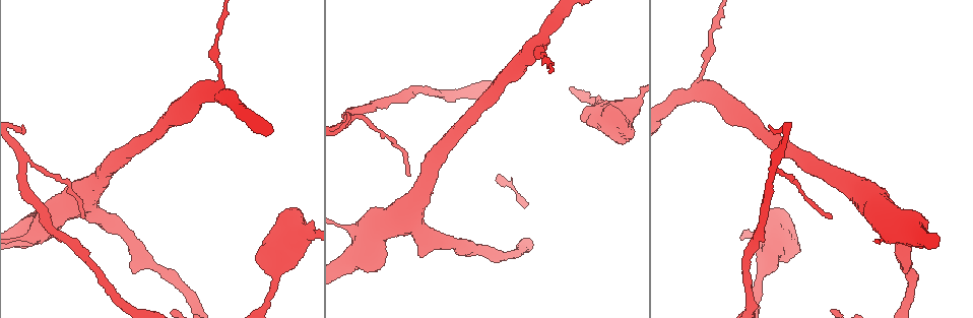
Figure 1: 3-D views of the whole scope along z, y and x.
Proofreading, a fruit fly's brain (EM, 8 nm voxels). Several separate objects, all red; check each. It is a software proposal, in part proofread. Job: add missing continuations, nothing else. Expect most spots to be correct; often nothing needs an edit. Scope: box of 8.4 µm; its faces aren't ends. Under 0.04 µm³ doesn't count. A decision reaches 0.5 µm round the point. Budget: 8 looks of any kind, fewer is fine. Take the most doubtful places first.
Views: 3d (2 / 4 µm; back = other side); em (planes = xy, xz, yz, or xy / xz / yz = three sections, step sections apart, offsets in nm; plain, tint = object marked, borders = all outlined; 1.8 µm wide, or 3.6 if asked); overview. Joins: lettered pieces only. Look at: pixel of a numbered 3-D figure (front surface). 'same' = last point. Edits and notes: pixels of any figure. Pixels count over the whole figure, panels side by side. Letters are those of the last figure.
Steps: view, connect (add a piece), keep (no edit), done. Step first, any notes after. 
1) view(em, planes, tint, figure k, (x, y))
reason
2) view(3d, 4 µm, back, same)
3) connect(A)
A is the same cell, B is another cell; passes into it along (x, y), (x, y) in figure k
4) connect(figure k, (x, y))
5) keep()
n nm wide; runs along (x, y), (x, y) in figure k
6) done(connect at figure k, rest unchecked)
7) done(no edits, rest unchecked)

view(3d, 2 µm, figure 1, (768, 125))
an open end

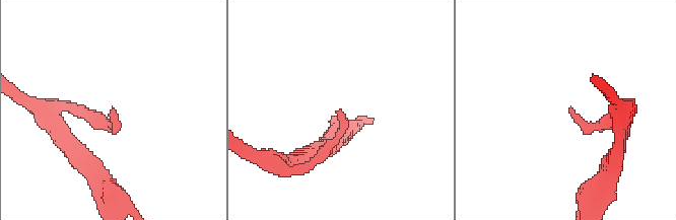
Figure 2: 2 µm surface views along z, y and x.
view(em, planes, plain, figure 2, (113, 108))
now the EM

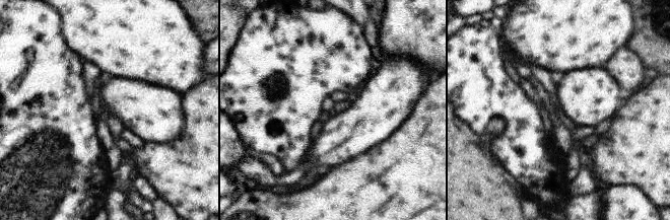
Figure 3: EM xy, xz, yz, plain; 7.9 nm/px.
view(em, planes, borders, same)

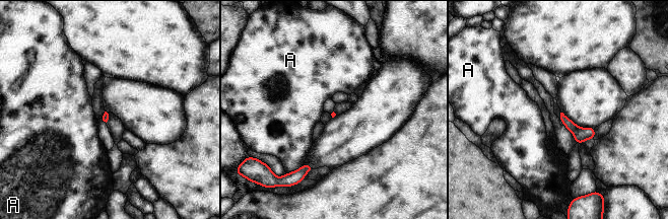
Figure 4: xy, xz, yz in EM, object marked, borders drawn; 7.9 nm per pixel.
keep()
A is another cell; none of them fits

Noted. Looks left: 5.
view(em, xz, step 16, borders, figure 1, (830, 217))
free end

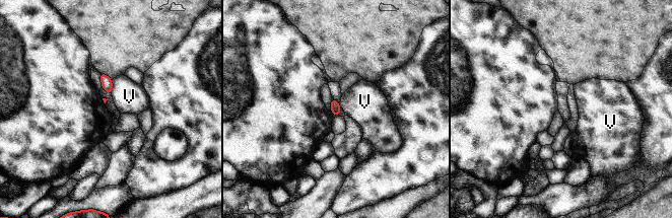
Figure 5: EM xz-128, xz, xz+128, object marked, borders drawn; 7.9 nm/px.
view(em, planes, borders, same)

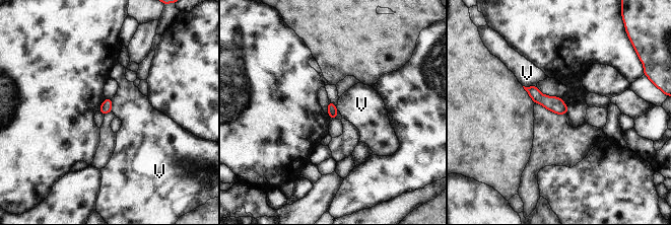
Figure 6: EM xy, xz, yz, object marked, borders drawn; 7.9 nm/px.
keep()
80 nm wide; V is another cell; border along (523, 85), (536, 86) in figure 6; none of them fits

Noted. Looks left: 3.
view(em, 3.6 µm, xy, step 16, borders, figure 1, (580, 118))
stops while still wide

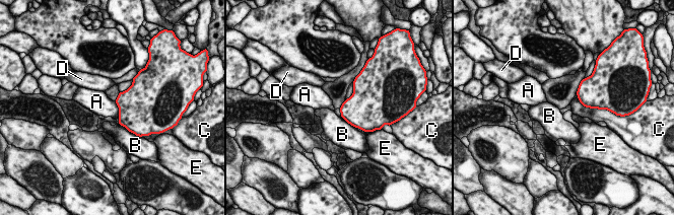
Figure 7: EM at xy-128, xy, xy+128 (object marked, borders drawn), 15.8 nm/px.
view(em, 3.6 µm, planes, borders, same)
cut it another way

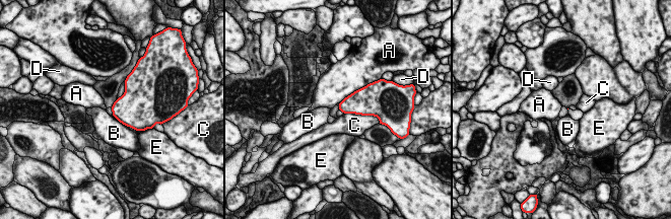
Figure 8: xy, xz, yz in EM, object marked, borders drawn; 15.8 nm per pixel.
keep()
A, B, C, D and E are other cells; border along (365, 85), (354, 90), (338, 102) in figure 8; no lettered piece goes on from it

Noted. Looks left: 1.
done(no edits, rest unchecked)

